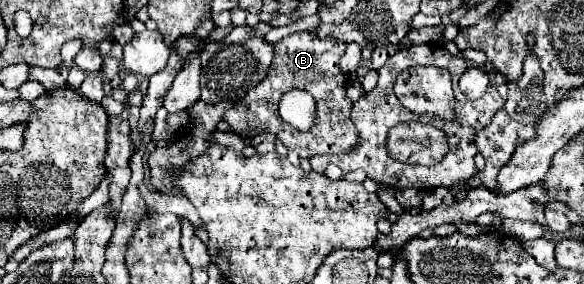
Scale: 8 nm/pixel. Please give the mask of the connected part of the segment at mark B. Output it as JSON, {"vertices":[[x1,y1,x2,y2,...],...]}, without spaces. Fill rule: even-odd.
{"vertices":[[299,32,275,42,273,48,275,48,275,58,271,62,271,68,267,70,265,80,261,80,255,88,251,88,251,92,247,92,243,100,235,104,235,108,225,112,223,120,229,124,231,132,245,140,253,140,253,136,261,136,261,134,273,134,289,150,297,152,299,158,351,152,357,146,359,132,349,116,353,102,345,94,347,76,343,76,339,70,339,58,345,54,347,46,333,38,321,40,311,32],[291,88,305,90,315,98,315,106,317,106,315,122,307,132,299,132,291,128,279,116,279,100]]}

